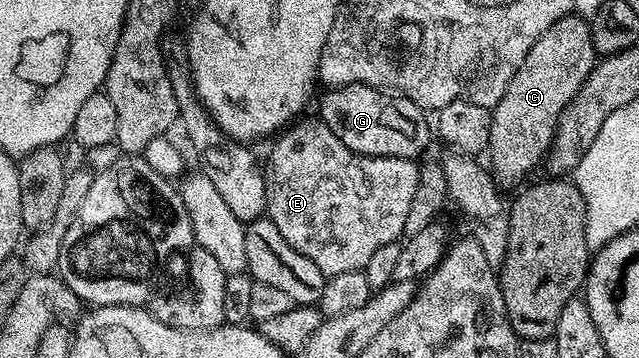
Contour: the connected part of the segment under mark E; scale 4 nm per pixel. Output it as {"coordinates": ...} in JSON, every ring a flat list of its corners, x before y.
{"coordinates":[[313,117,295,121,273,139,274,147,266,162,264,158,265,213,272,224,280,228,284,240,288,240,296,252,308,256,308,260,312,260,322,274,329,276,353,270,365,271,376,248,384,248,384,244,398,242,403,237,404,219,408,217,408,207,416,192,419,163,413,158,352,152,339,140,336,132,322,122,321,117]]}

